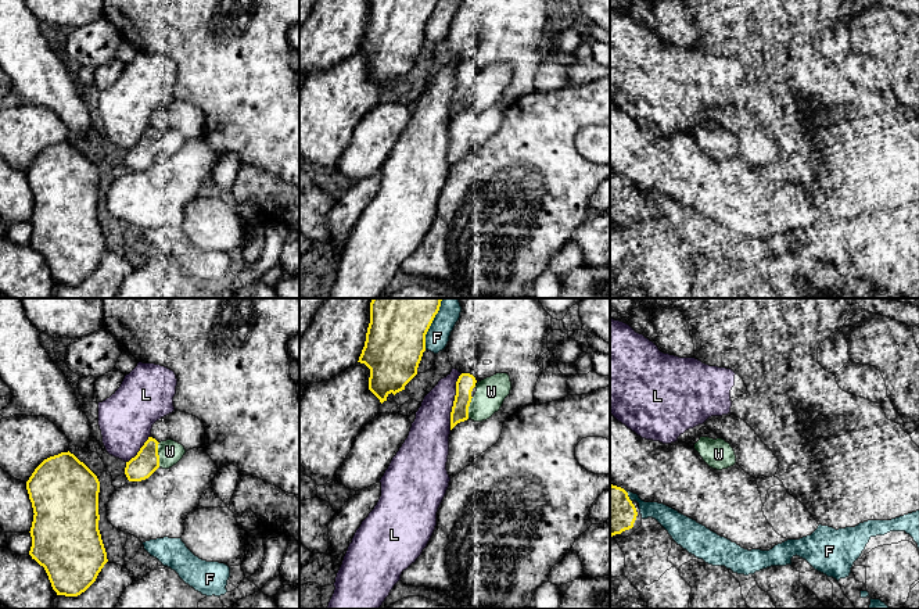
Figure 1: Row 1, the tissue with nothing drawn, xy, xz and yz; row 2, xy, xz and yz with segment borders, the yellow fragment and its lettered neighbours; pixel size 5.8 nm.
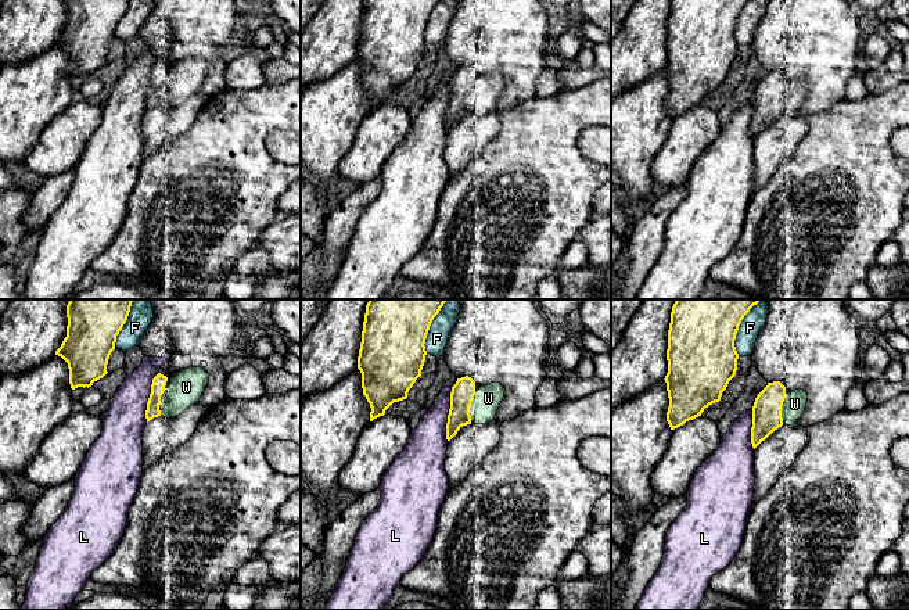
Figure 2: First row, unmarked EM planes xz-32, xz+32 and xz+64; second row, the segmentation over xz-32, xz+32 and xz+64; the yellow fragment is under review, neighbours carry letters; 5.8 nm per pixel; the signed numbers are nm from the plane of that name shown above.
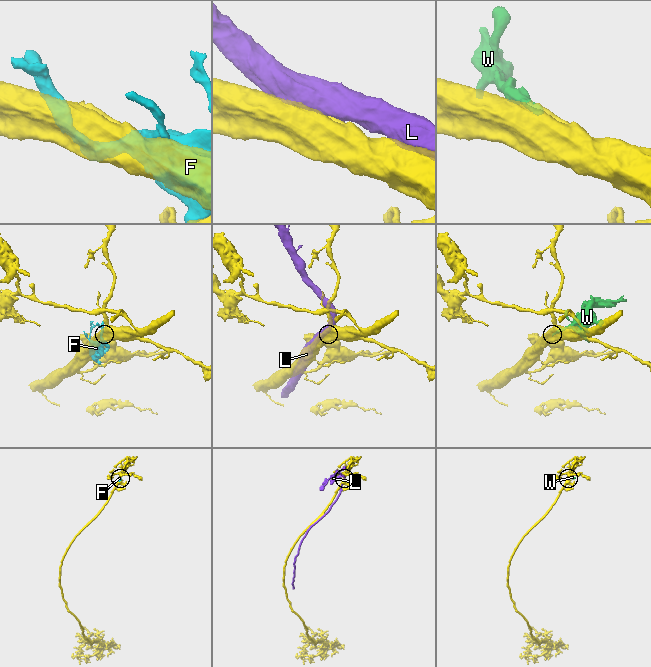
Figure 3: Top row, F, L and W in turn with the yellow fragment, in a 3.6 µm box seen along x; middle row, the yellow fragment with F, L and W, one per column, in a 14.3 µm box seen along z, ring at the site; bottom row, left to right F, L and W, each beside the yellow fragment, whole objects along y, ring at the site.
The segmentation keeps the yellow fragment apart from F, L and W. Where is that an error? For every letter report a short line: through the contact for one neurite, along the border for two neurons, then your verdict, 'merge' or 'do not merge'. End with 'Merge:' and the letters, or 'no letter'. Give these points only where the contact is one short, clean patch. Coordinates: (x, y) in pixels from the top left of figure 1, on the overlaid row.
F: do not merge
L: do not merge
W: merge
Merge: W

